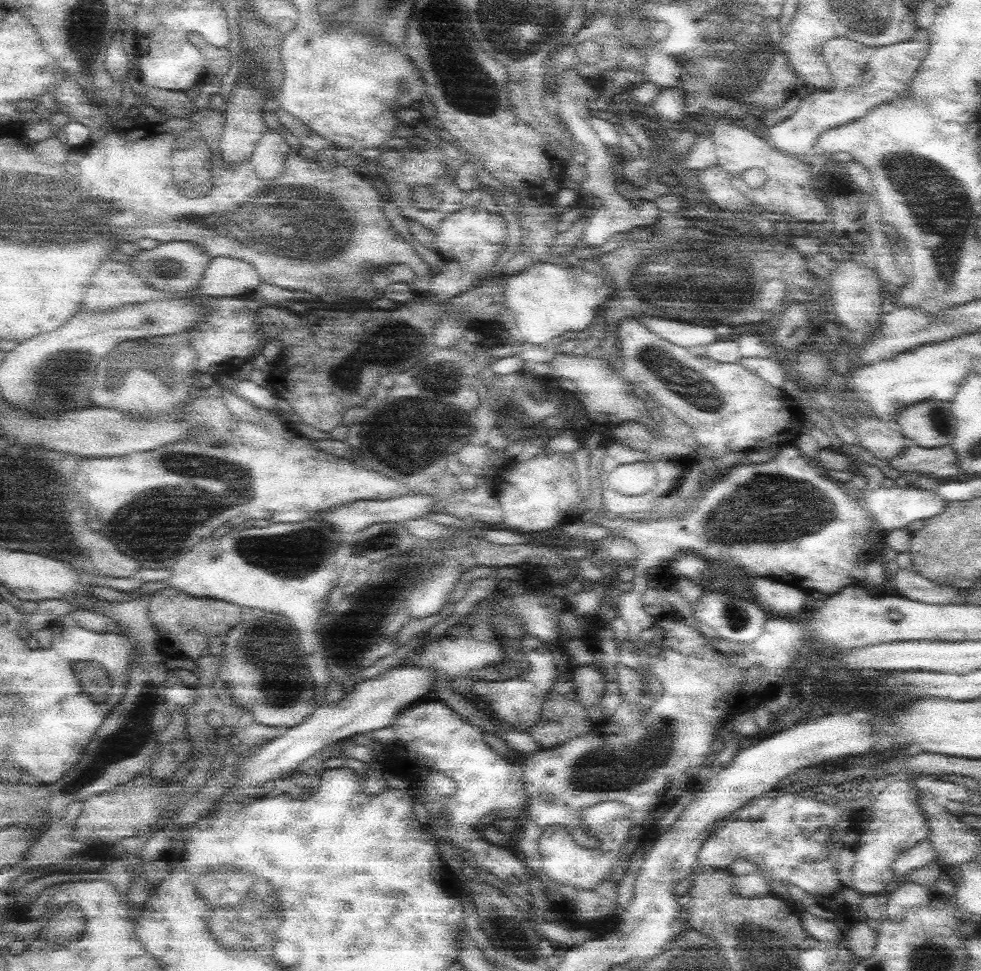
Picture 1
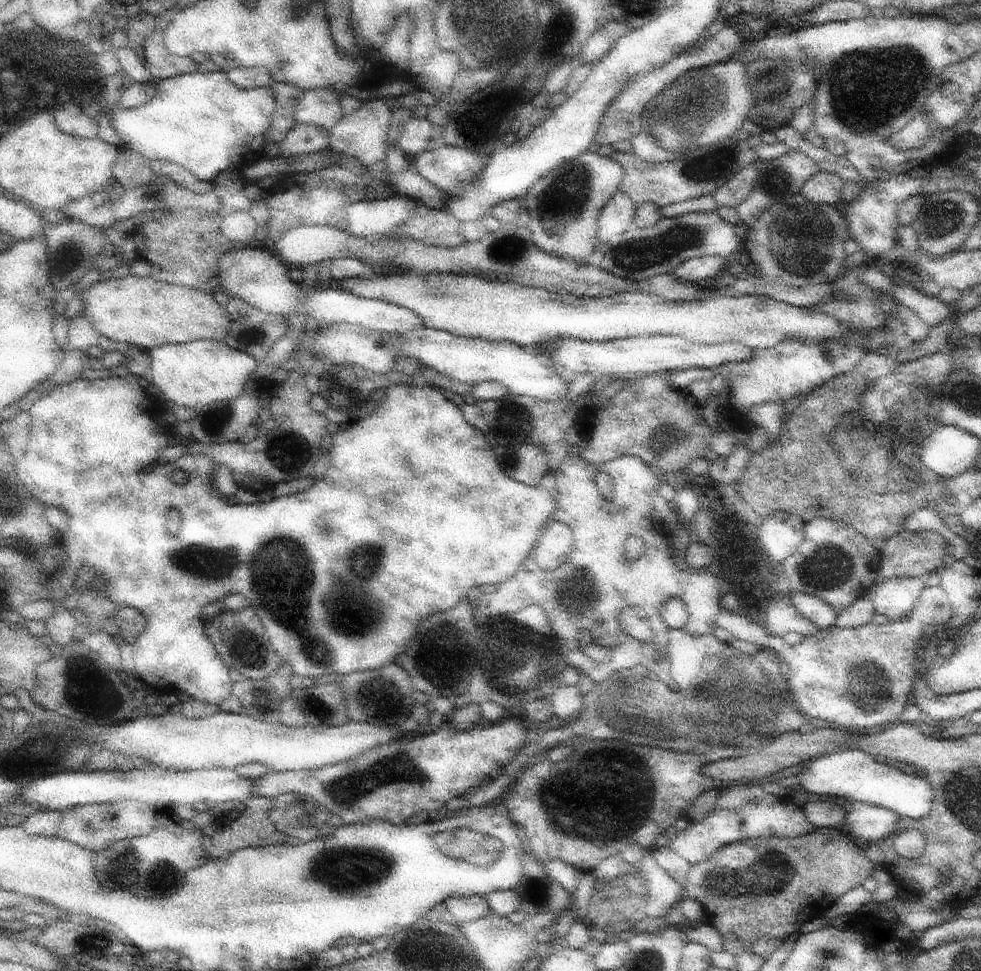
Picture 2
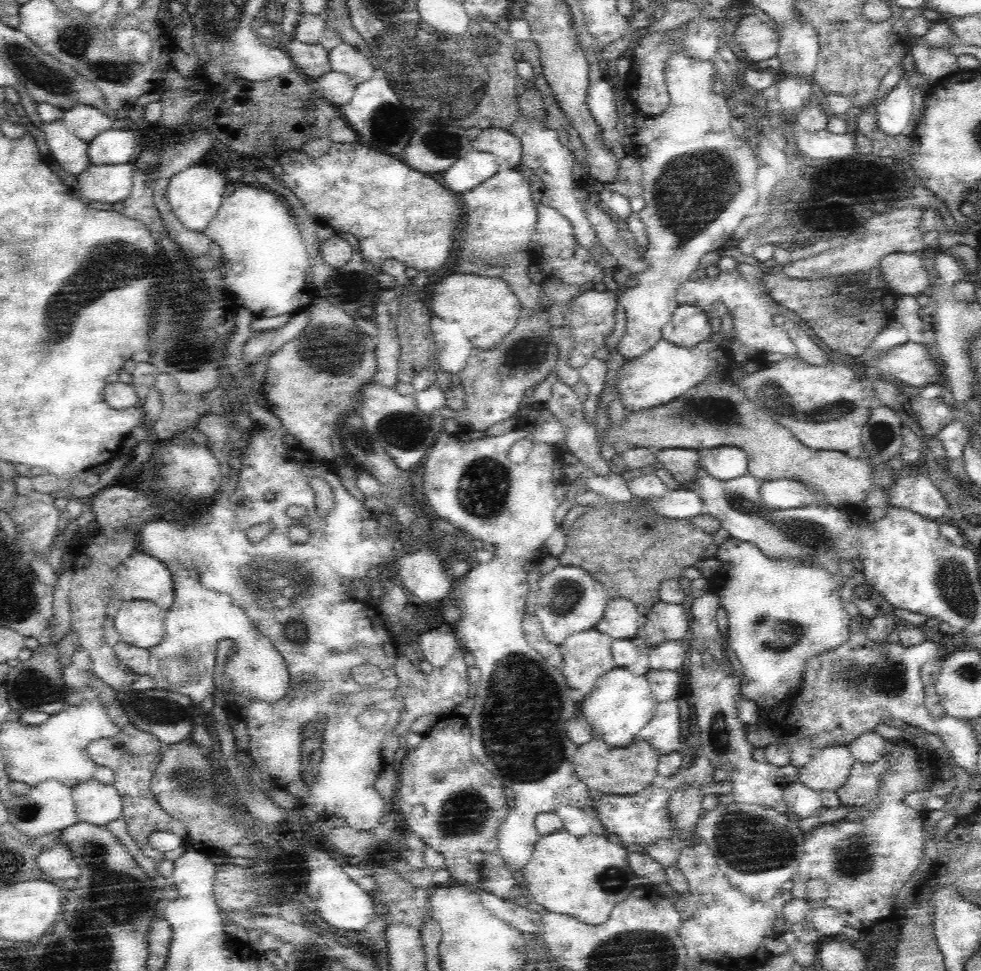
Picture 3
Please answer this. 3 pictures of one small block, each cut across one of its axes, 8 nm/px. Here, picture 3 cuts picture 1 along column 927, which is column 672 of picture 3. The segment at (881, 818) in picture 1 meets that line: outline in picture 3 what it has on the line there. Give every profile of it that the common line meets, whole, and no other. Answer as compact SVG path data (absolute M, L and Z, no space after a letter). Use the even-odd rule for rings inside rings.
M646 786L638 794L600 794L602 798L592 804L596 808L596 820L602 822L606 834L618 834L620 844L624 848L638 848L642 850L646 844L654 842L656 838L672 838L676 834L676 828L672 824L672 818L668 814L668 802L670 802L670 790L666 786Z

